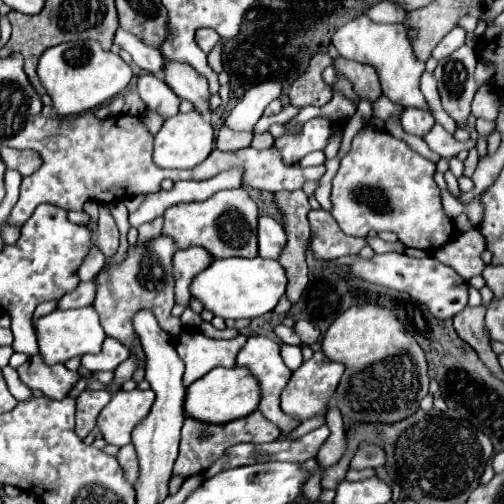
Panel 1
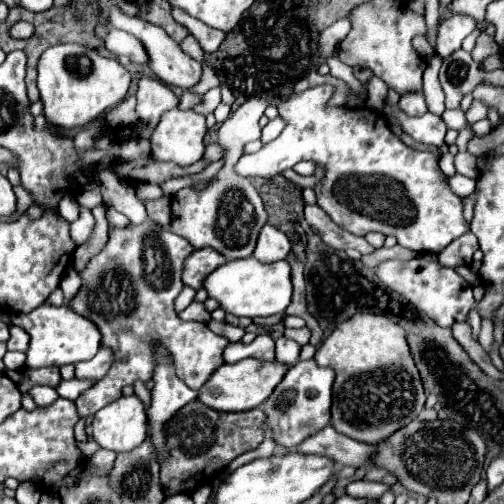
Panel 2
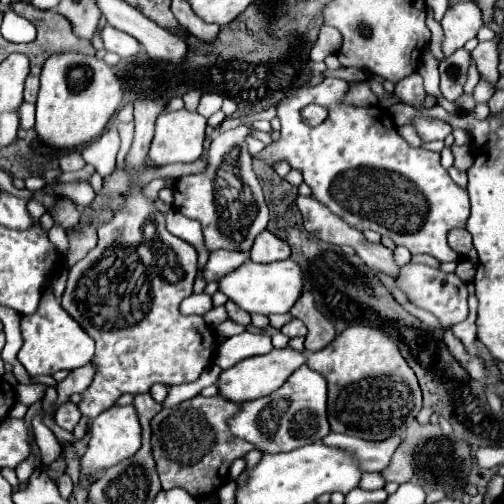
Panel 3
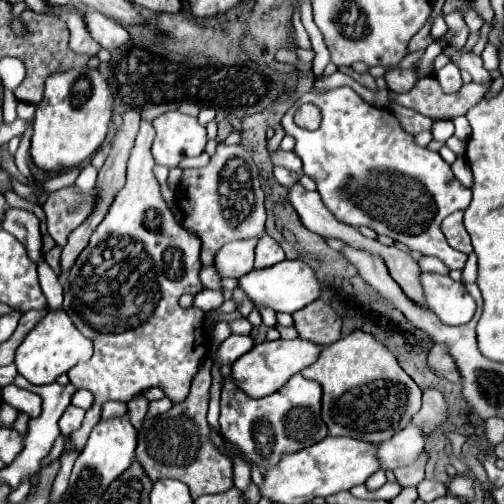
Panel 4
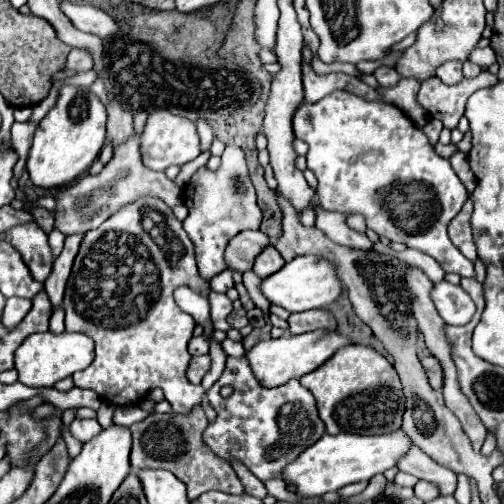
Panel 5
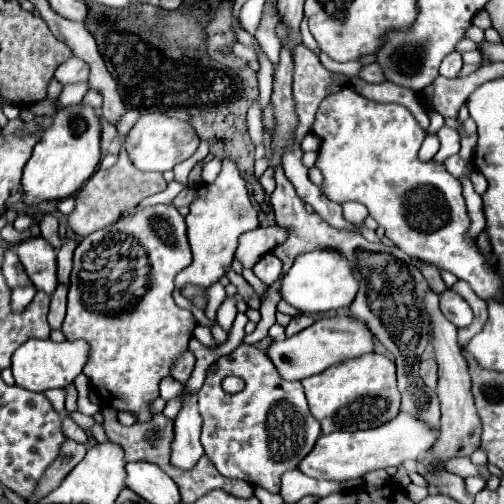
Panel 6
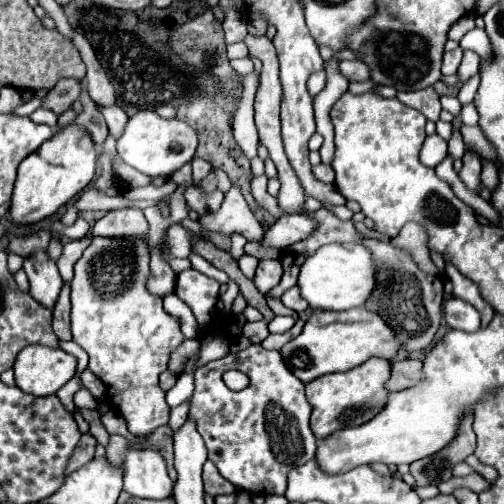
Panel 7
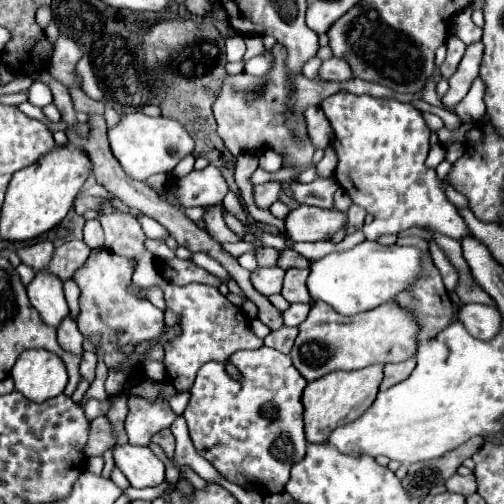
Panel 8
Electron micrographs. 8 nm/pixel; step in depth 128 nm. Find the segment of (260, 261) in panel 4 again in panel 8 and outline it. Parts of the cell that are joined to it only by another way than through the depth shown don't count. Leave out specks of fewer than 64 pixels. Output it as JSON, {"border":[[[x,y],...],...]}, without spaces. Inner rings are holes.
{"border":[[[280,266],[256,268],[252,272],[252,284],[264,296],[278,294],[282,290],[282,280],[284,280],[284,270]]]}

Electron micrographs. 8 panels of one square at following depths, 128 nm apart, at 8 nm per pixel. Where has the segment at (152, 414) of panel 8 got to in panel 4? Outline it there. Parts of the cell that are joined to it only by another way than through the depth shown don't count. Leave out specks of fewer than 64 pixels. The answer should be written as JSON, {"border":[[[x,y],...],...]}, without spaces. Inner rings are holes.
{"border":[[[142,120],[134,148],[128,158],[126,186],[118,192],[114,204],[110,206],[110,212],[90,236],[90,244],[82,250],[82,254],[70,268],[68,280],[64,284],[64,312],[70,316],[74,326],[94,342],[94,356],[86,364],[76,364],[68,372],[68,378],[74,386],[86,388],[94,394],[94,404],[86,410],[82,426],[70,434],[76,448],[84,448],[90,430],[100,420],[100,410],[108,400],[128,402],[144,390],[158,386],[174,404],[182,402],[188,396],[200,362],[210,352],[210,340],[206,340],[202,324],[204,312],[196,308],[182,308],[178,304],[182,294],[198,294],[202,290],[202,284],[198,280],[200,240],[176,222],[174,214],[162,200],[160,184],[152,174],[152,138],[152,122]]]}

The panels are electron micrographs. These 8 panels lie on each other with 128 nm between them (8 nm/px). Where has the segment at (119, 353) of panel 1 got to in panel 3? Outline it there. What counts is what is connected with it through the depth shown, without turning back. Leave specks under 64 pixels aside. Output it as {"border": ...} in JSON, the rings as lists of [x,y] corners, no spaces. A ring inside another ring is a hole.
{"border":[[[90,362],[90,364],[86,364],[86,366],[82,366],[82,368],[76,368],[76,370],[72,370],[60,384],[58,384],[58,402],[56,402],[56,406],[60,406],[62,402],[68,402],[68,398],[70,398],[70,394],[74,394],[74,392],[84,392],[90,384],[92,384],[92,380],[94,380],[94,374],[96,374],[96,366]]]}

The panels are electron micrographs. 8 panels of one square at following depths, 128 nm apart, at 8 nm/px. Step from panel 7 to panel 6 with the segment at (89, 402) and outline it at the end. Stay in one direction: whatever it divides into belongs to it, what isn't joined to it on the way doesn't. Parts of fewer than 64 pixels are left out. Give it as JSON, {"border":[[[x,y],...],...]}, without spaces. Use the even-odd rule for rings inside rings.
{"border":[[[60,388],[47,390],[46,392],[44,392],[44,395],[49,399],[57,412],[62,412],[62,410],[64,409],[64,400],[66,398],[65,389]]]}

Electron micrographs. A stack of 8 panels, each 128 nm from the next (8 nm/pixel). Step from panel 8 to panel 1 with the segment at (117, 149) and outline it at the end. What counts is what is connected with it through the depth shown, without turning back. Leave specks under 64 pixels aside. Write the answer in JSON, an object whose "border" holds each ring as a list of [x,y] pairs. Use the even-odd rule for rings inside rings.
{"border":[[[188,112],[188,114],[176,114],[168,118],[162,126],[162,130],[154,136],[154,162],[160,168],[182,168],[182,170],[192,170],[200,162],[204,162],[210,152],[214,150],[214,132],[210,122],[198,112]]]}

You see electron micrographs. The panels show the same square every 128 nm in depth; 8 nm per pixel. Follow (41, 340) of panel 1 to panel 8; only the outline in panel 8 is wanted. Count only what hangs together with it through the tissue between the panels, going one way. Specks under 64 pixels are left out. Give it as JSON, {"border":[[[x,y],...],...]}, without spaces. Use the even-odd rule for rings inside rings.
{"border":[[[24,350],[10,376],[14,378],[14,388],[32,402],[54,398],[62,394],[68,384],[66,364],[48,350]]]}

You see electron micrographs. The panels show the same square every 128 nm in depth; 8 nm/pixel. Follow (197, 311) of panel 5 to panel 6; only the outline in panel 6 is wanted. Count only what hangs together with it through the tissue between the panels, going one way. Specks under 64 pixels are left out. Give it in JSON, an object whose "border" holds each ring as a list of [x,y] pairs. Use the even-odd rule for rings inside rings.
{"border":[[[222,160],[222,170],[218,178],[212,184],[200,184],[196,188],[196,198],[190,204],[190,214],[186,216],[186,226],[188,226],[188,242],[192,248],[194,262],[176,276],[174,284],[178,290],[184,290],[188,284],[198,286],[202,292],[190,298],[190,302],[204,310],[206,296],[204,288],[210,288],[214,282],[218,282],[226,270],[230,268],[234,260],[234,250],[238,236],[254,230],[258,226],[258,212],[250,202],[246,180],[240,176],[236,162],[234,160]]]}

